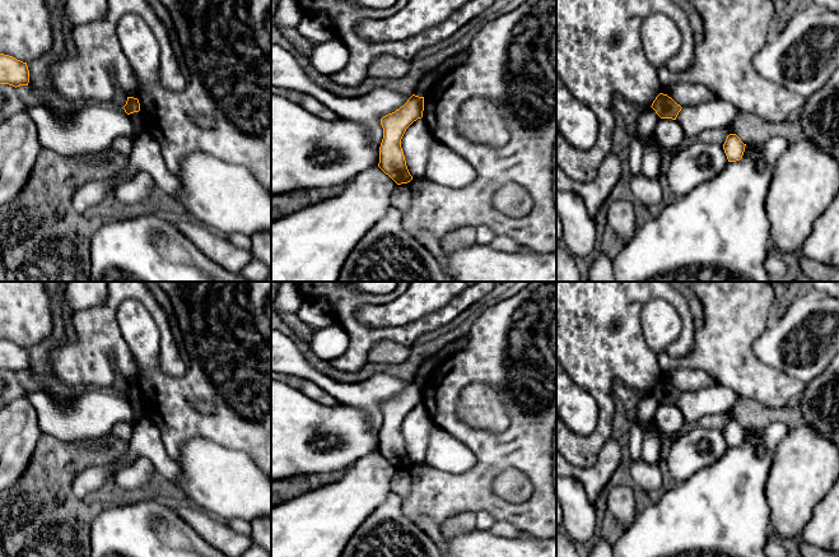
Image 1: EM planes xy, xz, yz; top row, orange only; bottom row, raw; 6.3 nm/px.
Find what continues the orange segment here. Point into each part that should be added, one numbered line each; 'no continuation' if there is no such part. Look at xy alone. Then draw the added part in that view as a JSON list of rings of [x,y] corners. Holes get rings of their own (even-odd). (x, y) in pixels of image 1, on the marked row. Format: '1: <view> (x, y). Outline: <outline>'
no continuation

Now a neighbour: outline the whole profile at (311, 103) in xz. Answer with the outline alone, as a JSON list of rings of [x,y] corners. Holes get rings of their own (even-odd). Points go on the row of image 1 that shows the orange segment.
[[[302,93],[300,103],[303,108],[306,108],[308,112],[325,119],[325,120],[332,120],[337,116],[332,110],[330,110],[327,106],[325,106],[320,99],[311,94]]]

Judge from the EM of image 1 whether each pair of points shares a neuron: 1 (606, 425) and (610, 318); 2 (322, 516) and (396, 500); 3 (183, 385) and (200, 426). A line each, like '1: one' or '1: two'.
1: one
2: two
3: one

